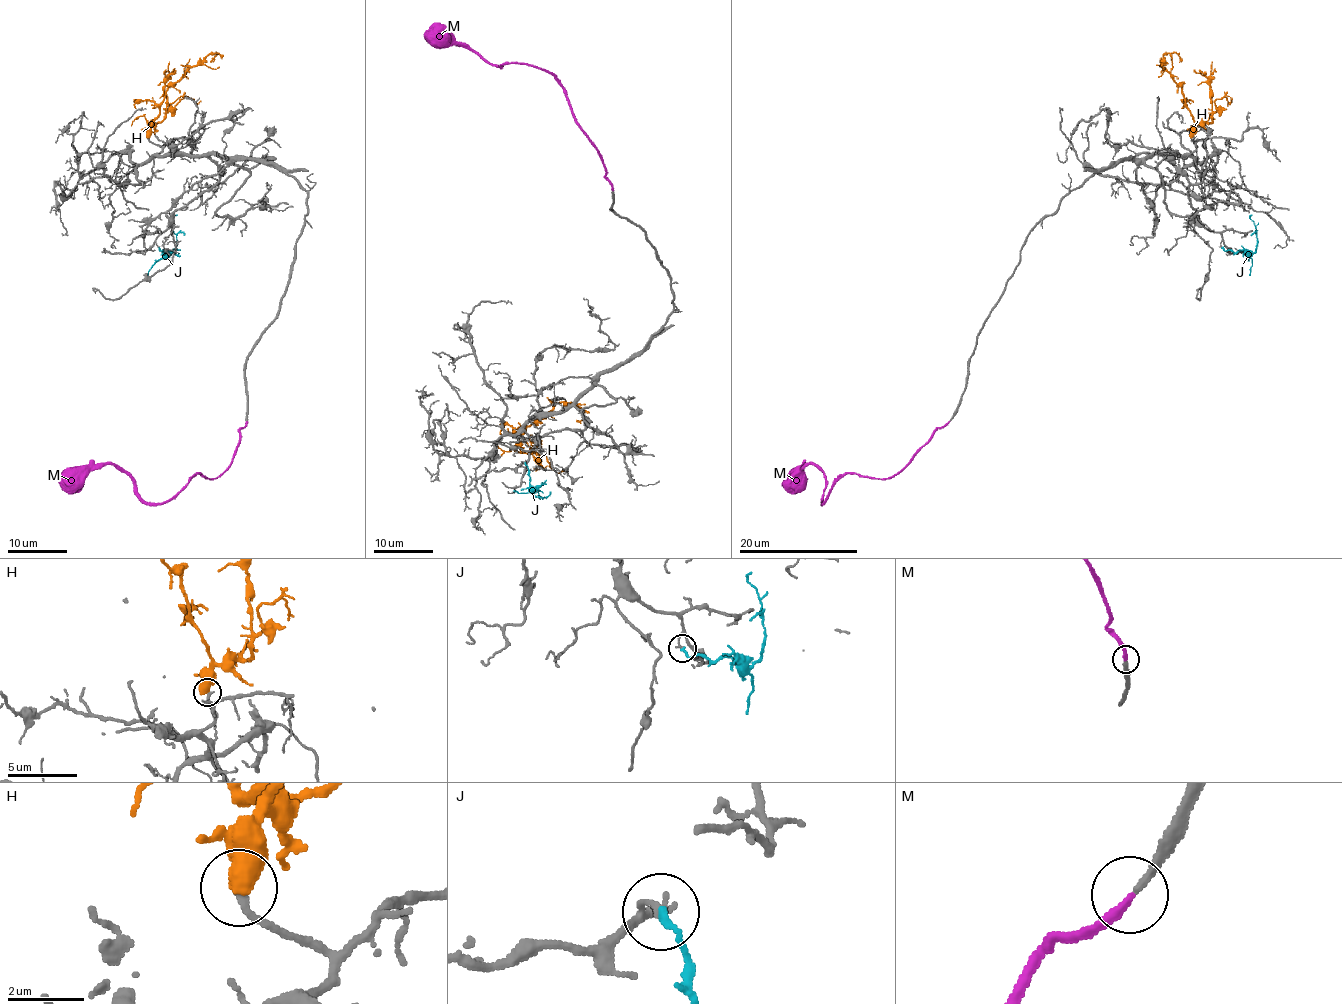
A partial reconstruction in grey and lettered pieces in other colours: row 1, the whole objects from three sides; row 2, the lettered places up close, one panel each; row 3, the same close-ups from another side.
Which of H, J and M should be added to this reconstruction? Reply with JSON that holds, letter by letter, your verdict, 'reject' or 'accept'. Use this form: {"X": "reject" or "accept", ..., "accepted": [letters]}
{"H": "reject", "J": "reject", "M": "accept", "accepted": ["M"]}

